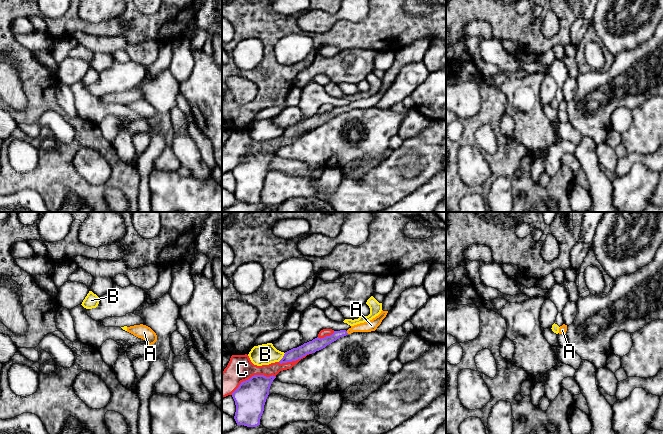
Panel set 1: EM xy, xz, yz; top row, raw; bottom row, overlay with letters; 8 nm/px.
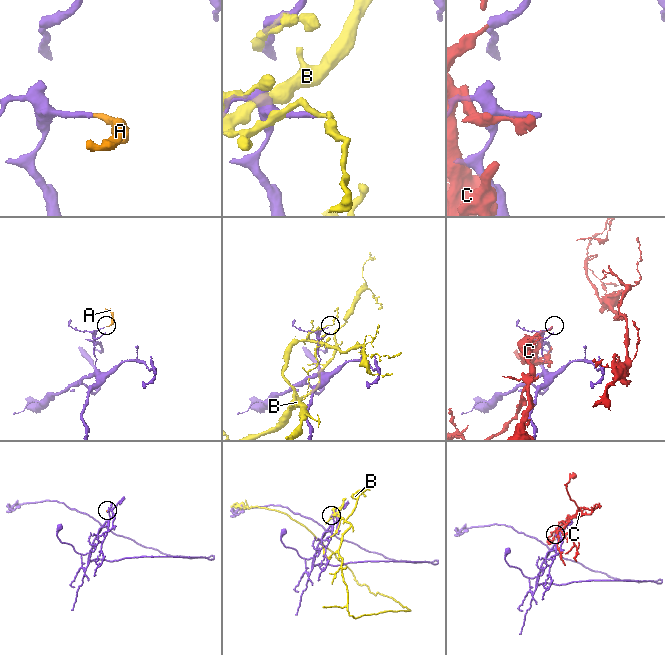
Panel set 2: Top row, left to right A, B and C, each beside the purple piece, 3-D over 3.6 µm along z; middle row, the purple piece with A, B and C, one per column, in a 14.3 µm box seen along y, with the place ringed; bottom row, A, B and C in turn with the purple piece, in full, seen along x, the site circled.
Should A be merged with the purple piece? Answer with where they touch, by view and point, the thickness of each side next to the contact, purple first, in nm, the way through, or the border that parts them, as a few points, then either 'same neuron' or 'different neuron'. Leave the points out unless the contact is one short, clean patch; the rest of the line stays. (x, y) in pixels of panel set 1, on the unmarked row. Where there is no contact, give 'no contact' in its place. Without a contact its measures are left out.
xz (346, 108) | 90/90 nm | across xz (317, 119), (346, 108), (354, 104), (371, 101) | same neuron

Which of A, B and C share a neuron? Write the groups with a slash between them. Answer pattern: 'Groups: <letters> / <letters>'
Groups: A / B / C

